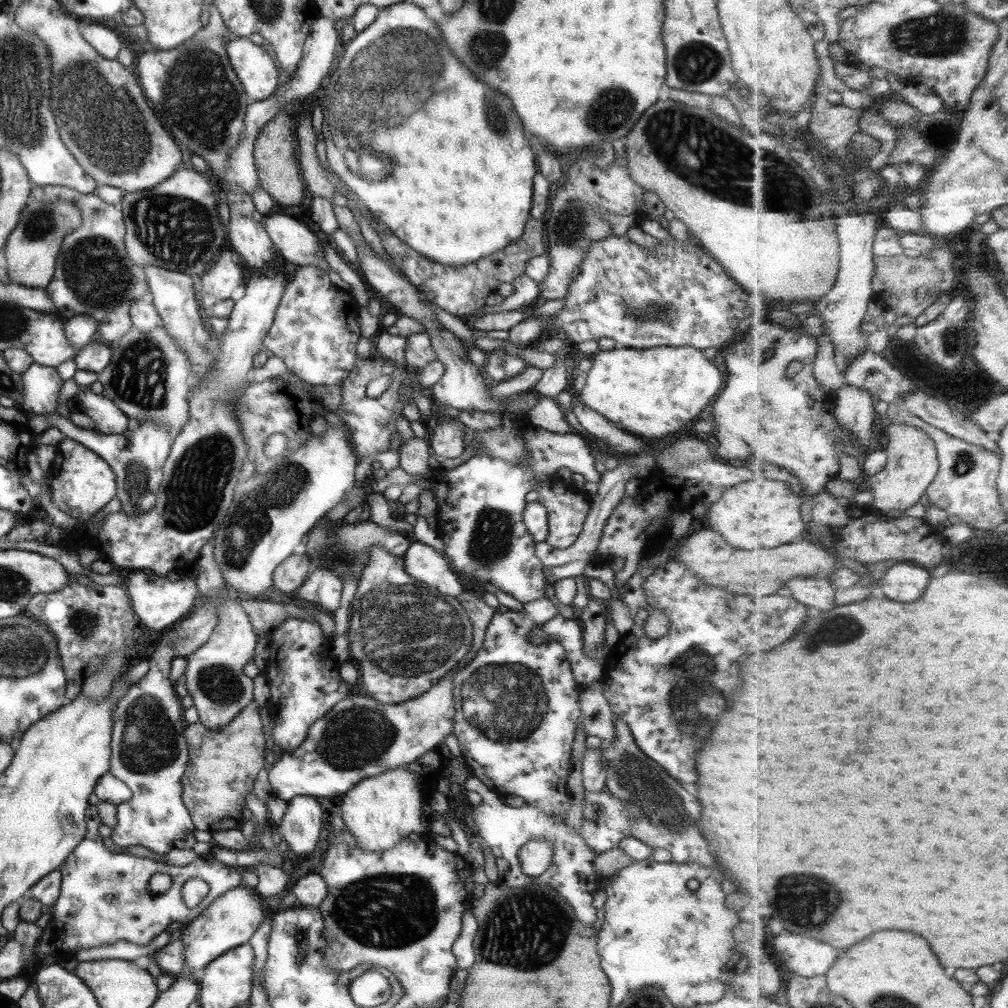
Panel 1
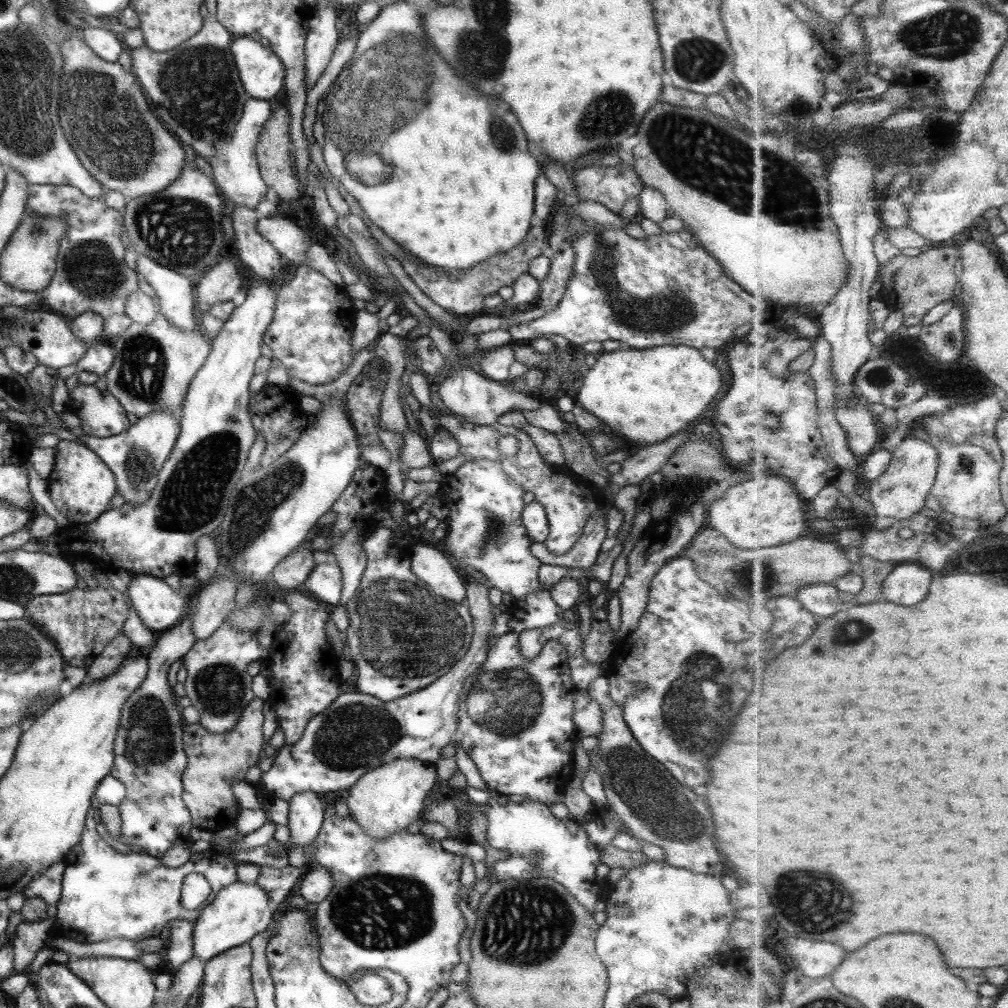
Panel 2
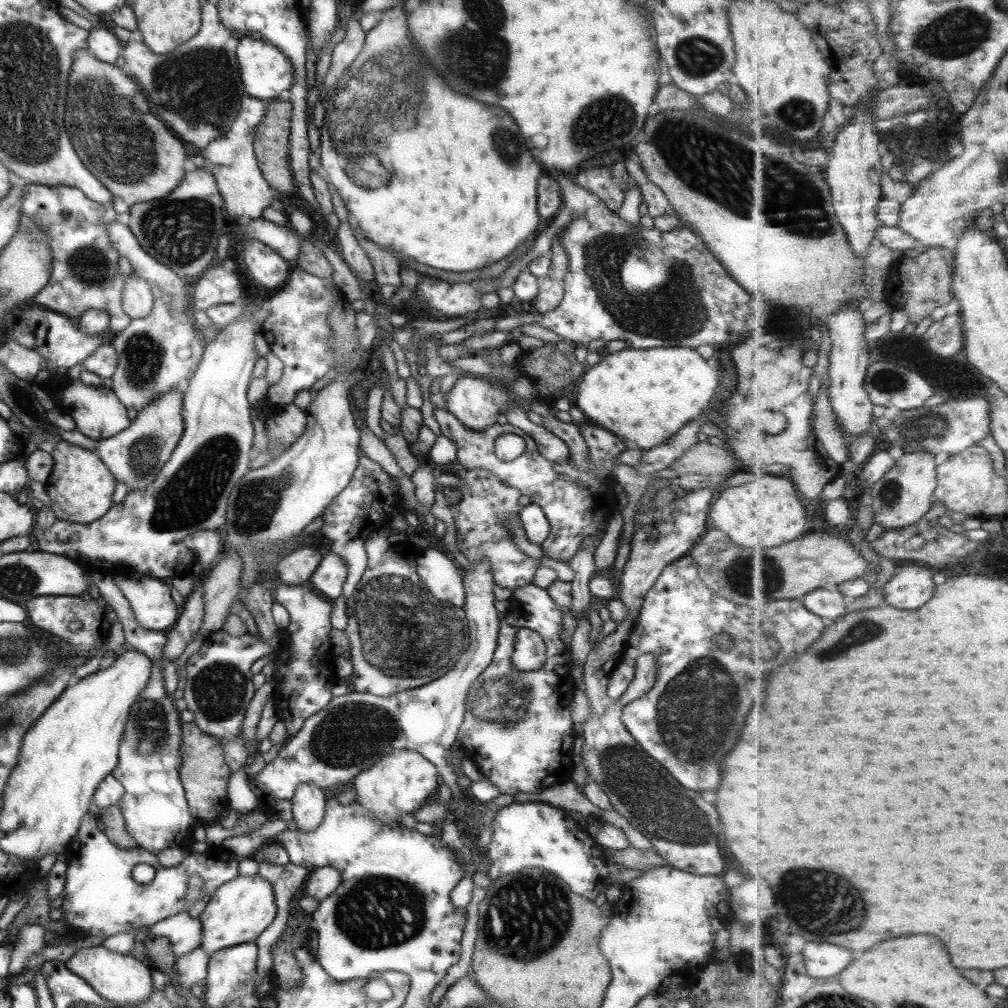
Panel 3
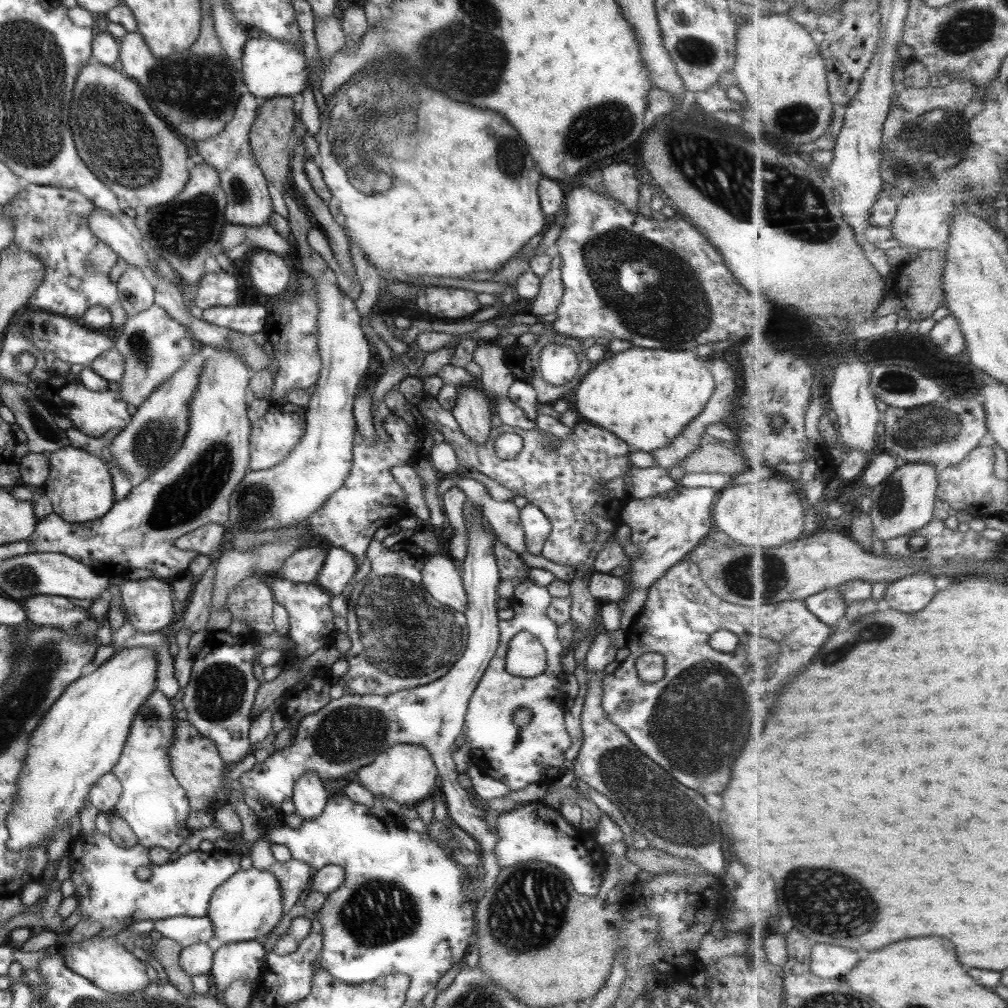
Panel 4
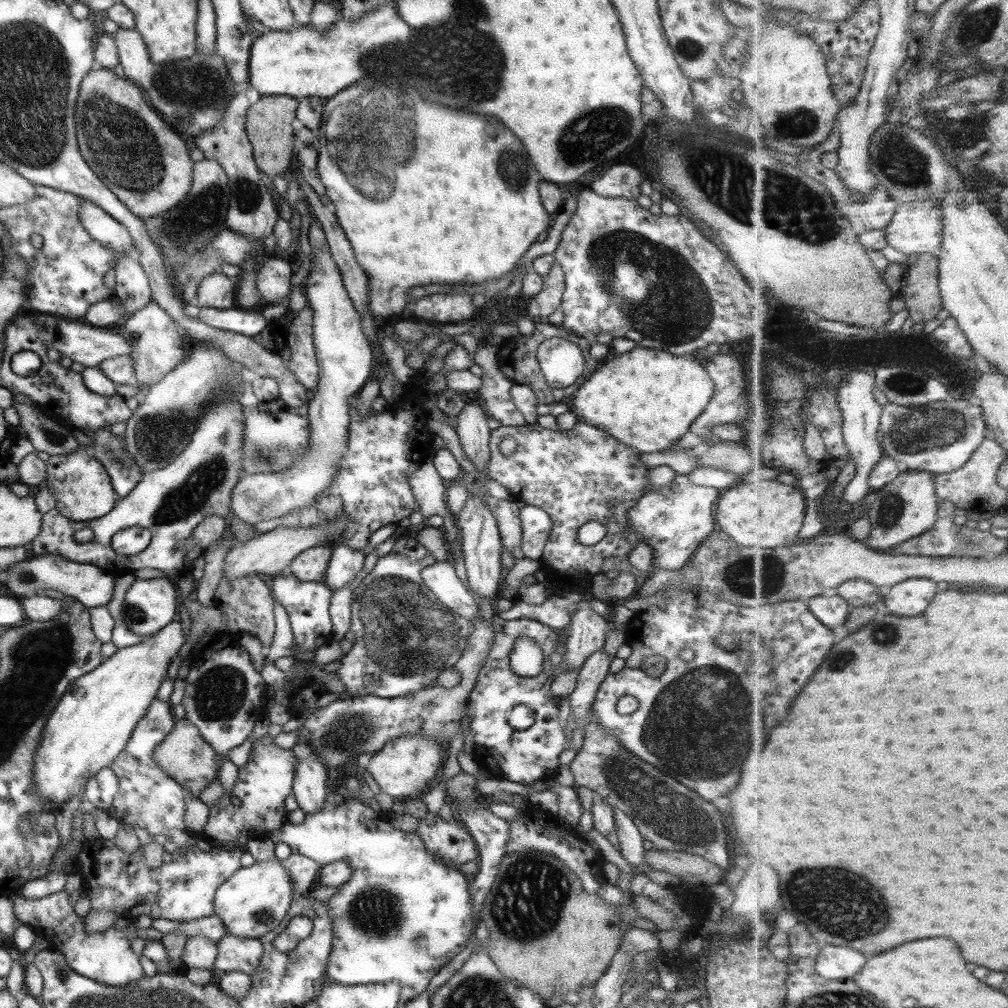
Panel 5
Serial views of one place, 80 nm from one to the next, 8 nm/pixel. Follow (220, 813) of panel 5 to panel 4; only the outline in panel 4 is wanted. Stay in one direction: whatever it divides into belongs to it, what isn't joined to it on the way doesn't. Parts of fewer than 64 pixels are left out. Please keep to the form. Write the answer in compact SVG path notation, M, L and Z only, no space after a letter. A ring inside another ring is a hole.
M480 514L480 518L465 520L465 527L467 550L459 568L467 599L464 616L468 638L465 651L447 674L429 684L407 688L387 696L345 692L337 699L329 699L323 708L299 721L290 746L273 752L262 763L256 762L249 771L240 774L238 781L244 788L244 803L265 824L269 812L274 814L273 810L279 803L292 798L294 782L306 772L314 772L322 781L328 778L335 780L346 772L356 772L358 768L371 764L391 746L407 744L423 747L431 755L438 773L437 791L446 806L448 818L476 842L483 866L480 871L483 879L479 879L477 891L481 894L491 887L499 872L492 851L497 840L496 827L487 831L489 827L484 820L485 812L471 805L469 798L467 799L468 792L457 783L458 773L449 751L463 728L468 698L497 649L499 618L496 614L498 597L495 588L500 580L491 549L495 537L487 520Z

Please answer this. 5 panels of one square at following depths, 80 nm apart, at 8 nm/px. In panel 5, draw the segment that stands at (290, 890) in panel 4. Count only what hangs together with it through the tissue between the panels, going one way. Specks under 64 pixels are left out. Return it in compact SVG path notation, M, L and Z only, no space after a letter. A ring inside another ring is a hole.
M291 853L285 860L278 862L288 874L291 885L293 885L293 900L297 900L309 892L311 880L315 878L317 870L321 868L312 860Z

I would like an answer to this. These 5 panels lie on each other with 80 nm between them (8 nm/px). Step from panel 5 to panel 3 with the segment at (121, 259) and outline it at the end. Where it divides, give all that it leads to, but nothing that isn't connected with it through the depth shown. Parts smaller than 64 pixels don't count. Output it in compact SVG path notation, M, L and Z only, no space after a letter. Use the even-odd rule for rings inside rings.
M135 274L126 276L122 290L121 304L123 312L130 318L145 318L152 309L153 297L150 284Z

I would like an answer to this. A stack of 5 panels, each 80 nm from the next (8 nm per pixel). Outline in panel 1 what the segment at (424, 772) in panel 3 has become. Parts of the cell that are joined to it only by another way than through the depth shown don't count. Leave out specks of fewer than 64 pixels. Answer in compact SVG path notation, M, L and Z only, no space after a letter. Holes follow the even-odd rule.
M407 765L393 770L386 770L371 778L360 780L351 790L344 793L341 801L341 820L344 828L354 838L356 845L365 852L383 852L393 848L402 838L409 834L425 835L421 817L423 816L422 794L416 783L416 774L413 774Z

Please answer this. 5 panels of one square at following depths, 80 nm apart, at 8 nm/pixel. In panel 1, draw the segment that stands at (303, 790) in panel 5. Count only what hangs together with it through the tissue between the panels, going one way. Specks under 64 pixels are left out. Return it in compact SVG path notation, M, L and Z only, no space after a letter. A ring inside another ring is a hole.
M294 796L286 802L286 809L278 822L280 838L296 858L311 854L321 832L323 812L311 796Z

